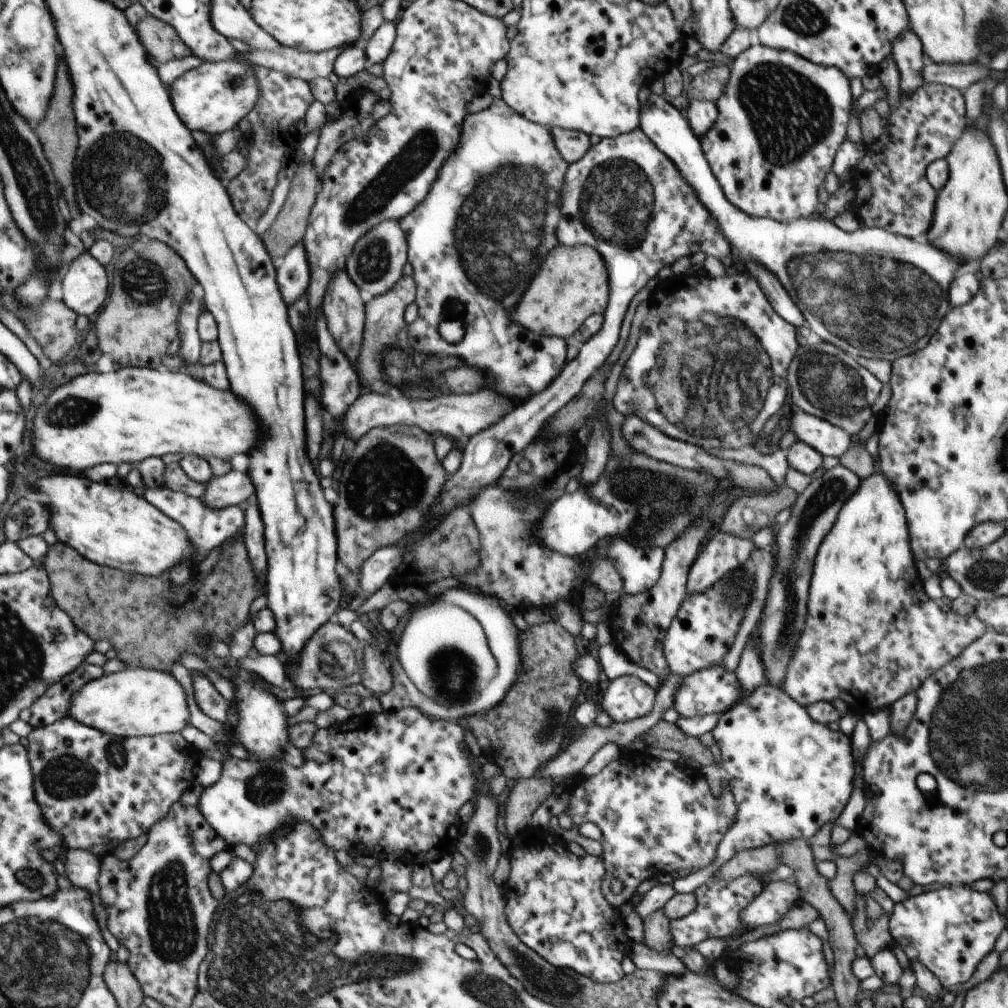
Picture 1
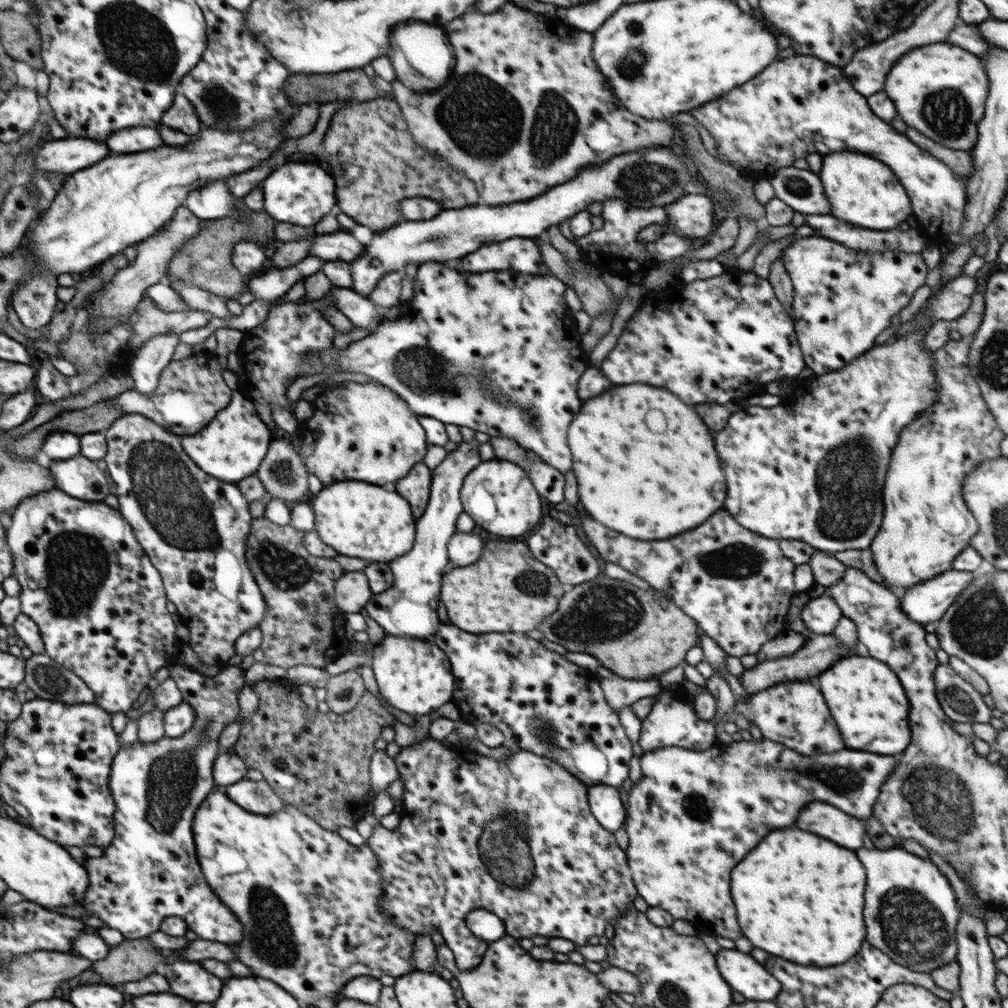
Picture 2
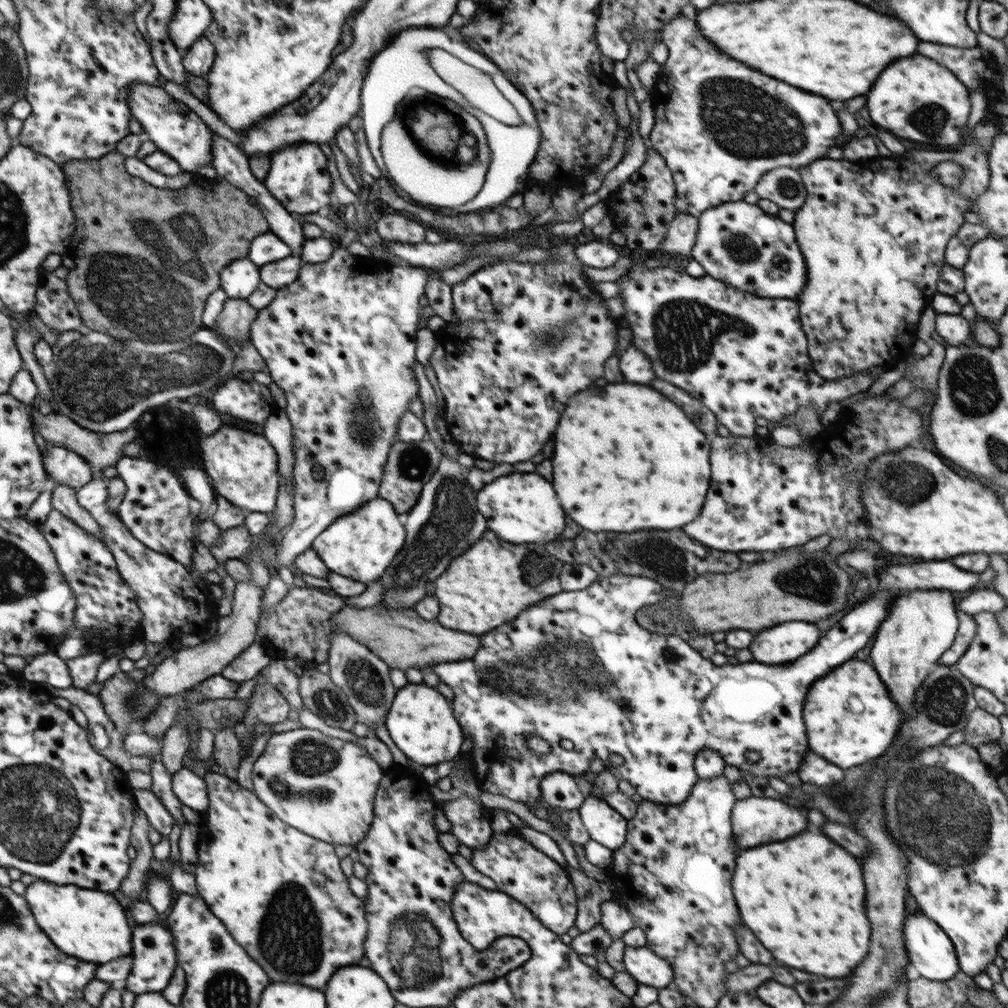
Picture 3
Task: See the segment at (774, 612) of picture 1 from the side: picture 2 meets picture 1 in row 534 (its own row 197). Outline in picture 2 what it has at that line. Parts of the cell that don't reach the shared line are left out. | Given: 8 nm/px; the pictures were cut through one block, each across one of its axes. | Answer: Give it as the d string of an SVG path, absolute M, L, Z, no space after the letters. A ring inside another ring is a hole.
M787 166L769 177L776 196L802 215L830 215L832 205L823 193L818 173Z

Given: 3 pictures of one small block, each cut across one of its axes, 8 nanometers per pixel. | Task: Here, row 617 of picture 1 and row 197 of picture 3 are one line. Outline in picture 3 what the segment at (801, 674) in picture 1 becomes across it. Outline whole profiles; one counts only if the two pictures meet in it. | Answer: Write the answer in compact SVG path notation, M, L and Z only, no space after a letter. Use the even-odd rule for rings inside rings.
M971 136L969 144L961 144L960 148L944 151L912 150L912 159L904 156L893 156L890 158L876 156L868 160L849 161L848 159L834 160L824 157L806 166L798 167L802 182L807 190L804 205L795 211L796 216L793 228L796 241L807 265L808 284L804 286L800 298L796 300L798 311L800 311L800 322L807 336L807 346L816 372L827 381L833 381L846 376L854 376L856 373L872 371L874 380L878 380L881 374L890 368L894 368L900 361L906 361L913 355L916 329L920 322L922 311L928 306L931 296L937 291L937 281L940 280L941 269L945 266L945 249L948 242L956 236L959 228L965 223L963 213L970 212L978 195L982 195L988 189L990 172L990 154L980 145L978 138ZM952 160L962 166L964 174L958 188L951 188L939 183L931 177L930 170L938 163Z

